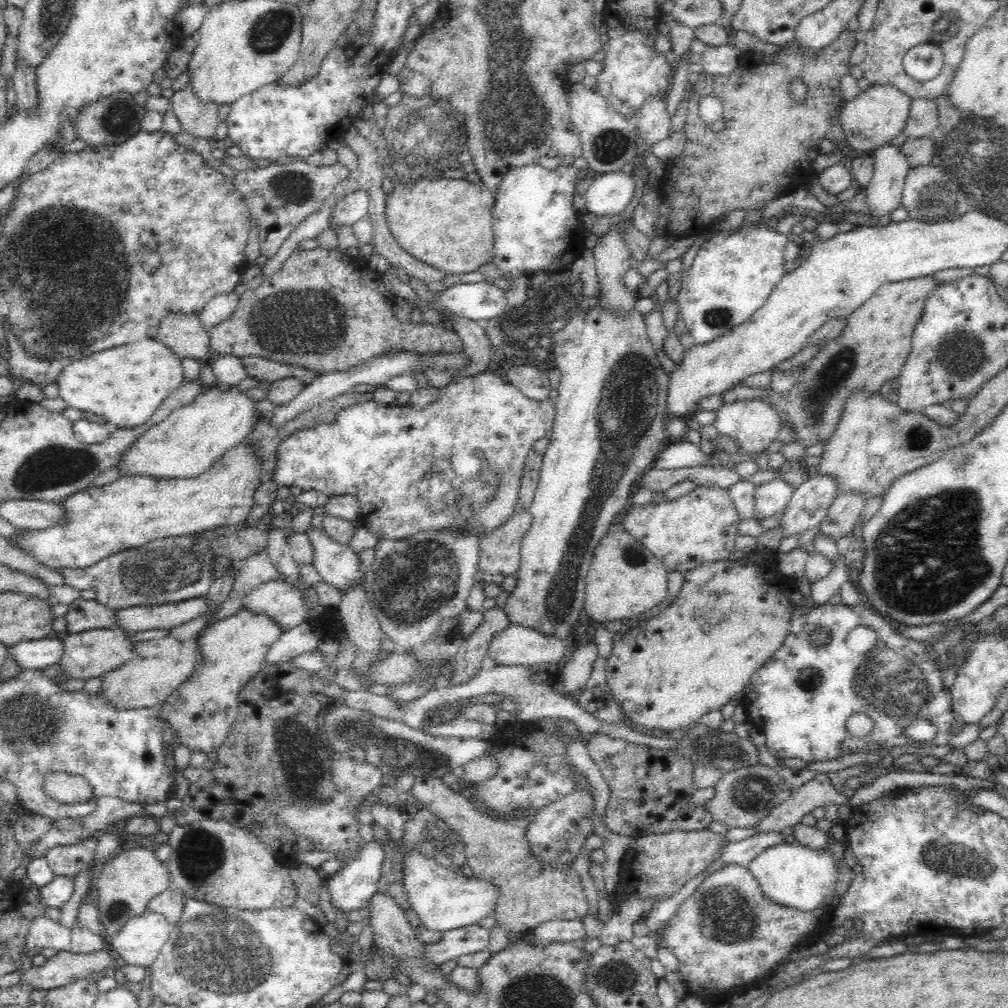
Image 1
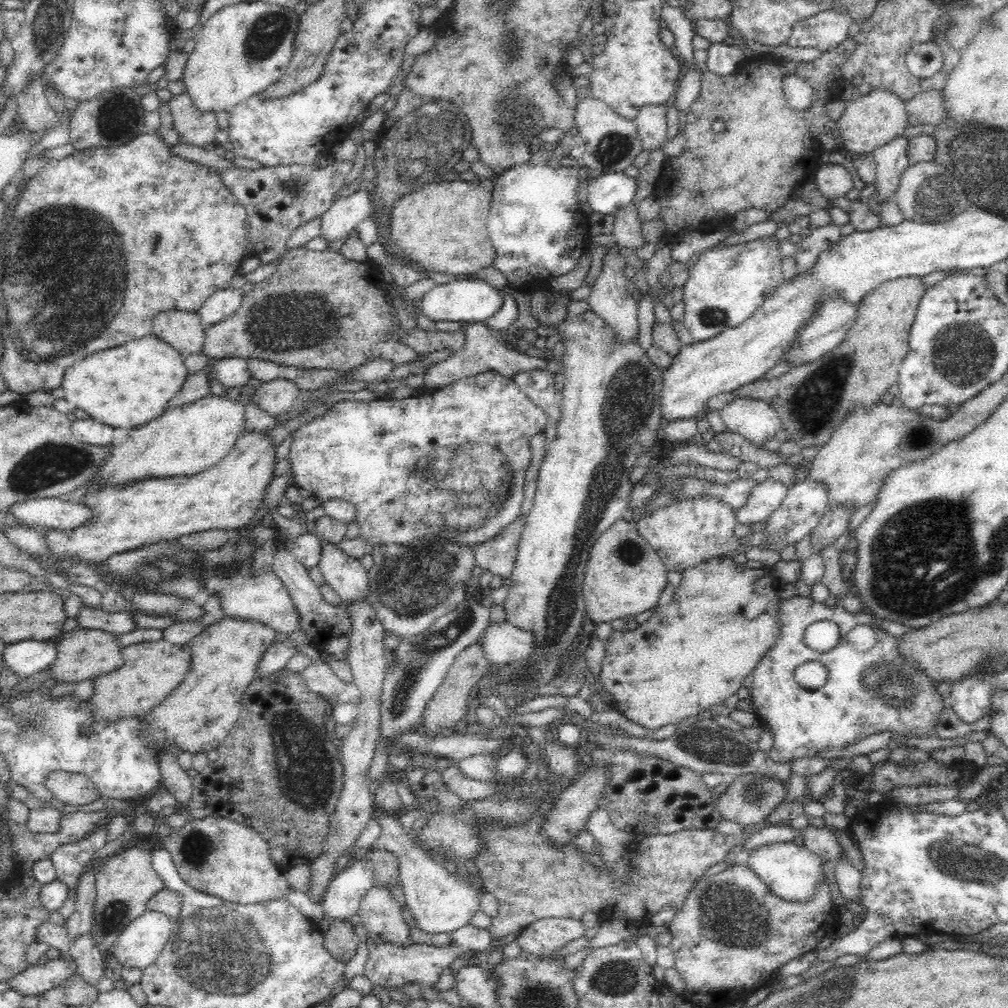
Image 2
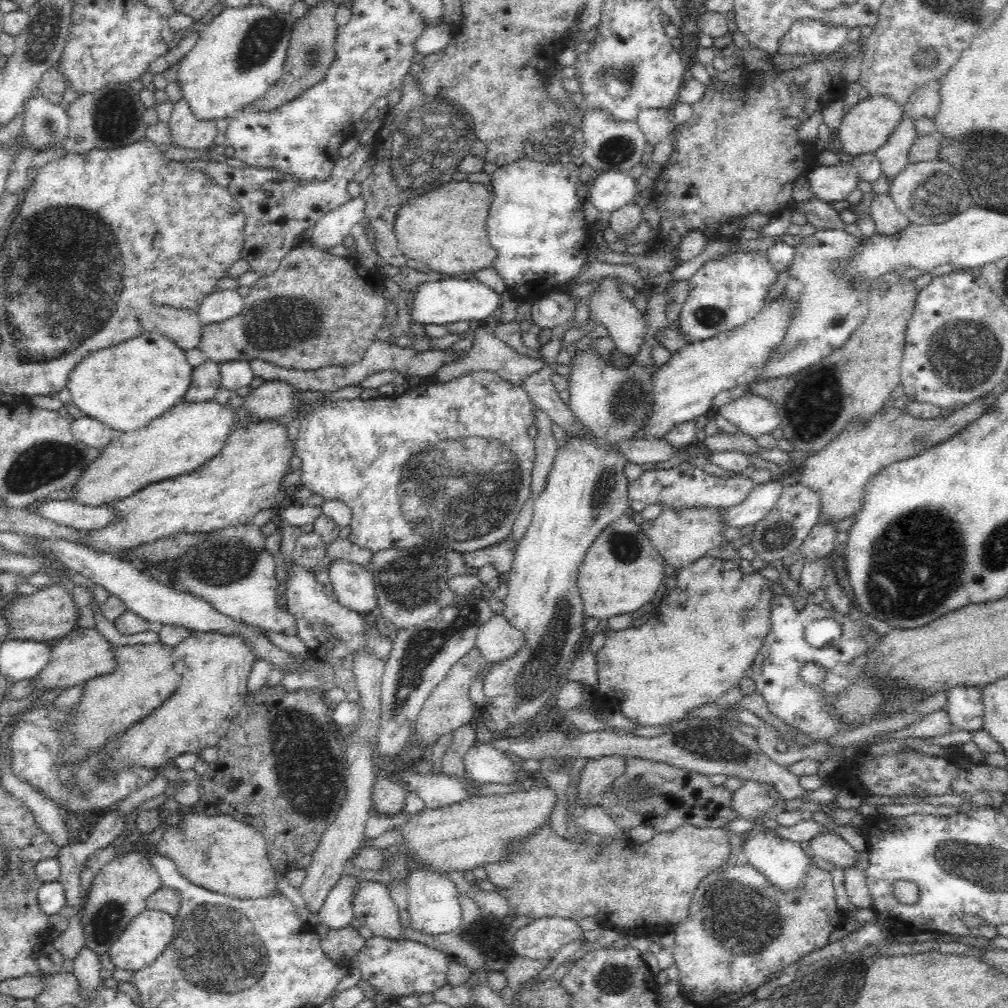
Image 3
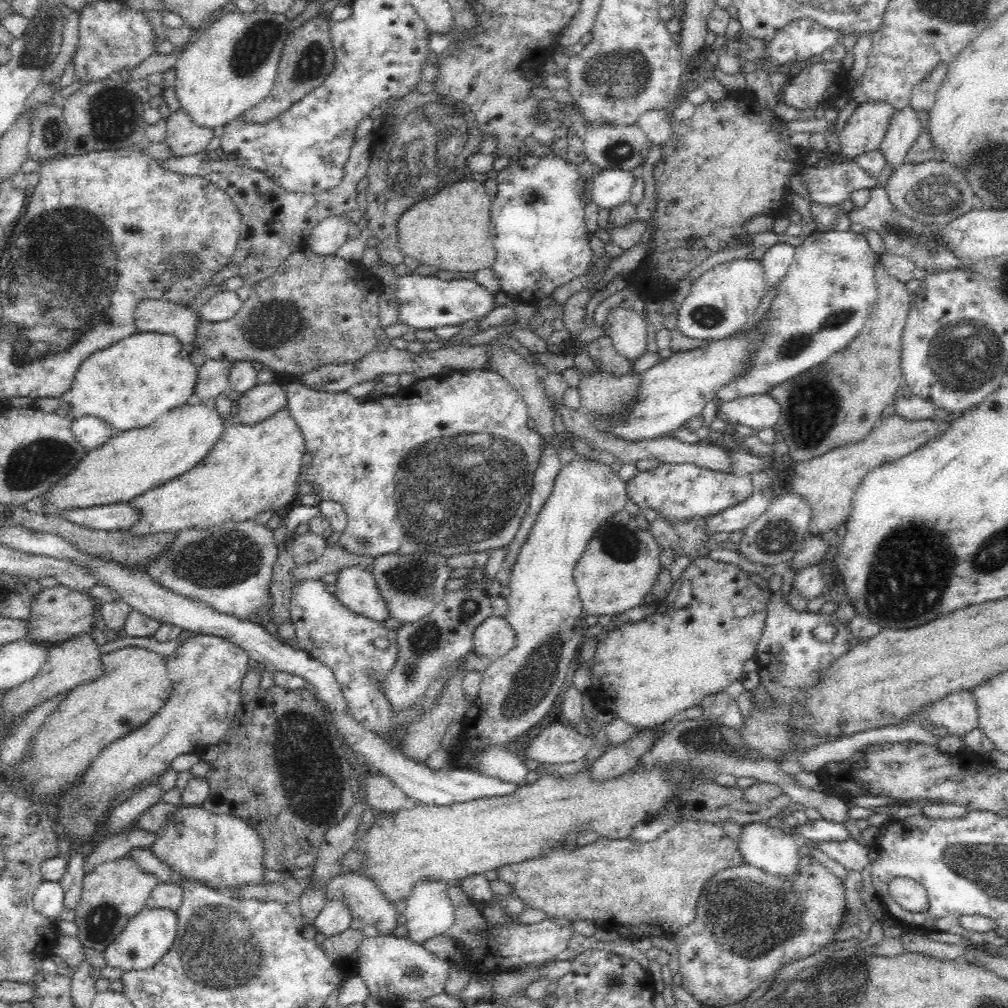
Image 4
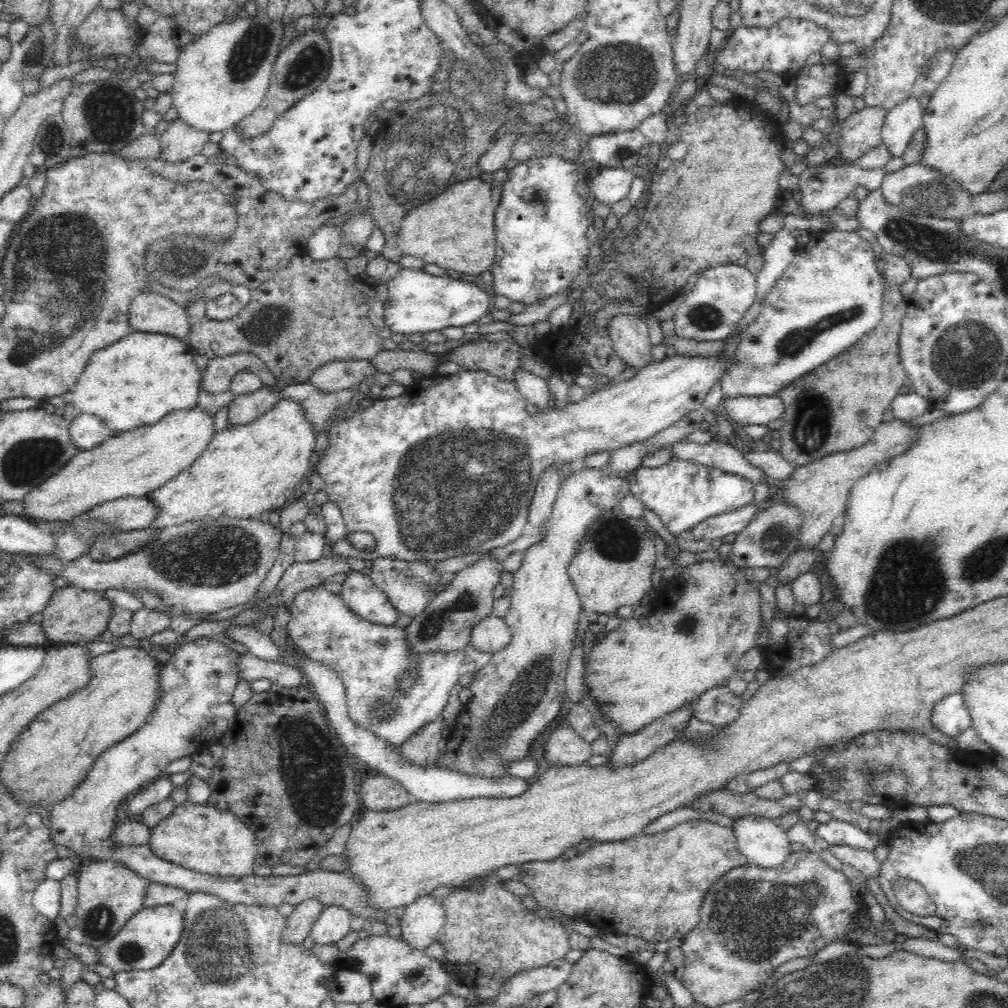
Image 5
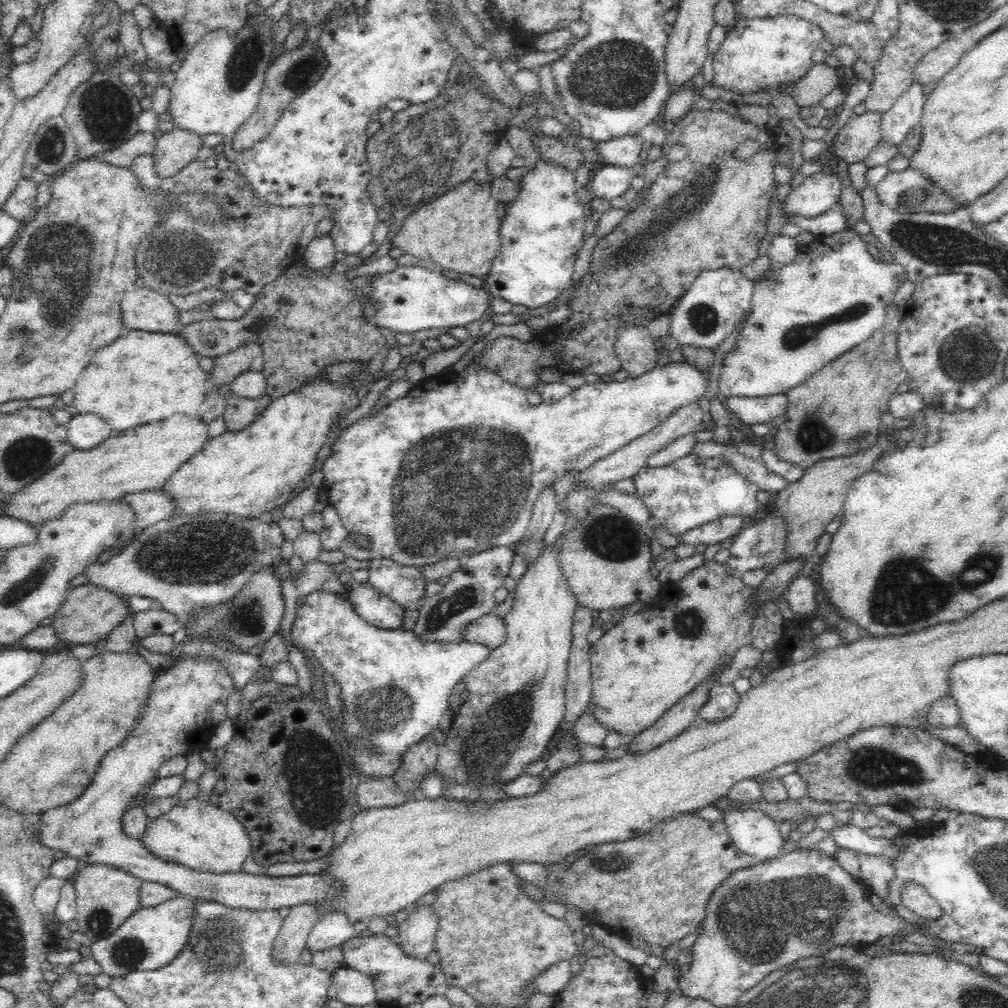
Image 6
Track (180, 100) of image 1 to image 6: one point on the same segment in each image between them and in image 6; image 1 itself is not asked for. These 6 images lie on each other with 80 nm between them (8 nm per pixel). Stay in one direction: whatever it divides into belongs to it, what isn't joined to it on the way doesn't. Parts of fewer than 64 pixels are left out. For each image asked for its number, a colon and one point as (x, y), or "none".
2: (195, 127)
3: (187, 130)
4: (183, 135)
5: (179, 141)
6: (174, 149)

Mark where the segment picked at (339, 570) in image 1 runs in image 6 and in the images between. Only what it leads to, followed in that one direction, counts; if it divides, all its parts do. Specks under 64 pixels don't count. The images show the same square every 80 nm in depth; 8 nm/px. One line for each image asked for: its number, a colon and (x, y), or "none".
2: (345, 574)
3: (353, 586)
4: (356, 588)
5: (358, 591)
6: (376, 608)

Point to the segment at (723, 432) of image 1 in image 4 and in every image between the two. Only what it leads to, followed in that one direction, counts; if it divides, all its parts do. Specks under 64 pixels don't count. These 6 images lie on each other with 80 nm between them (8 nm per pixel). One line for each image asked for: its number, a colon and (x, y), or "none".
2: (755, 420)
3: (755, 416)
4: (760, 411)

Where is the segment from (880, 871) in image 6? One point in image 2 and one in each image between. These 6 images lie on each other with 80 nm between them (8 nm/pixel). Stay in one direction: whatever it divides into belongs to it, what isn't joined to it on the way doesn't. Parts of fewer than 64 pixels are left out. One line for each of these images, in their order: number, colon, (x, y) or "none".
2: (820, 840)
3: (827, 845)
4: (852, 855)
5: (864, 860)

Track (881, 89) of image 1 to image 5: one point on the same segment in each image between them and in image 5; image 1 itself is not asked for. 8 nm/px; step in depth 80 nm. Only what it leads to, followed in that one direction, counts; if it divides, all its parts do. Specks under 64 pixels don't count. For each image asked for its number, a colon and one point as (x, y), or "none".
2: (870, 120)
3: (868, 123)
4: (864, 130)
5: (861, 132)

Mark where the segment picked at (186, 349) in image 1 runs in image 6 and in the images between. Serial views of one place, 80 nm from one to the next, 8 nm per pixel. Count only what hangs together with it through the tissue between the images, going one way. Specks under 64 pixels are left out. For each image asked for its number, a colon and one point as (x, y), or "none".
2: (182, 330)
3: (182, 326)
4: (151, 315)
5: (149, 312)
6: (146, 310)

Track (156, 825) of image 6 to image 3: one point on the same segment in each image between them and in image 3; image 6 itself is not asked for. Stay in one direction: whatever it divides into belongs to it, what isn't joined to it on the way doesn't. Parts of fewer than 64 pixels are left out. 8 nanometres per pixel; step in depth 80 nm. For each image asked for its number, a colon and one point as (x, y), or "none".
3: (218, 853)
4: (221, 851)
5: (195, 836)

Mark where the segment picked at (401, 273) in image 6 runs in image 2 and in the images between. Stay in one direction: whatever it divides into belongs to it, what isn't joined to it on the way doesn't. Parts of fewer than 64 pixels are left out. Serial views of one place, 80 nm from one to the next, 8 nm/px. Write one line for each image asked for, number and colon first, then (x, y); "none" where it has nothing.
2: (468, 300)
3: (450, 299)
4: (425, 301)
5: (417, 301)

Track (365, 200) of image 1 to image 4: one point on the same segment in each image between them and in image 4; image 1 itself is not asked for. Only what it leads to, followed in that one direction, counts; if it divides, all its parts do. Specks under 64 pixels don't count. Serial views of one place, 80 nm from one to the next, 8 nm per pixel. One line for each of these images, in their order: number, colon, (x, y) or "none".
2: (343, 215)
3: (328, 232)
4: (325, 238)

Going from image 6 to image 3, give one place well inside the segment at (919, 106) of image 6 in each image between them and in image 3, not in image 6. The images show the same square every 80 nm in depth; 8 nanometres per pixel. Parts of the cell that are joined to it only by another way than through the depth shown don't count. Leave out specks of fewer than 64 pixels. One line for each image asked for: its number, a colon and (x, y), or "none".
3: (892, 155)
4: (903, 130)
5: (901, 122)

